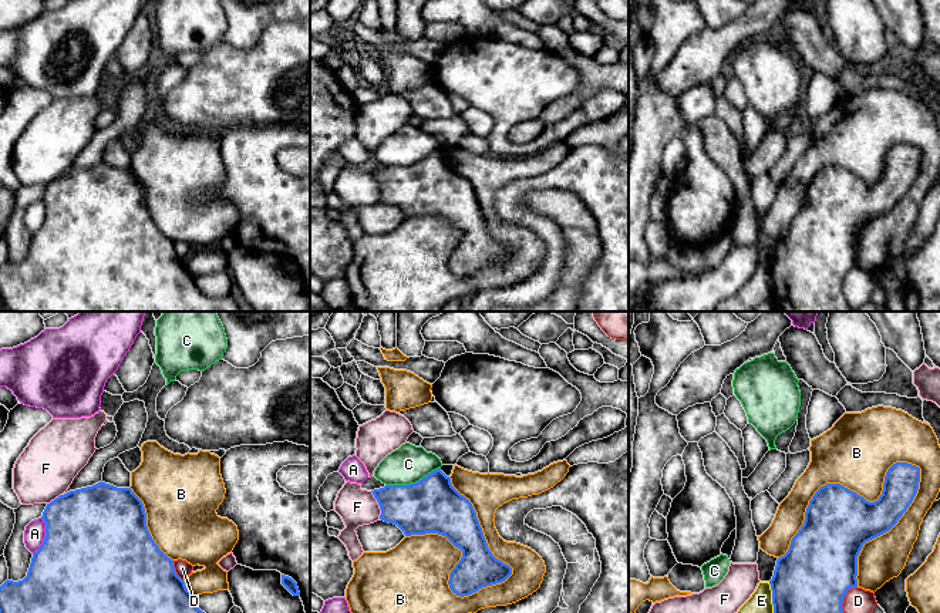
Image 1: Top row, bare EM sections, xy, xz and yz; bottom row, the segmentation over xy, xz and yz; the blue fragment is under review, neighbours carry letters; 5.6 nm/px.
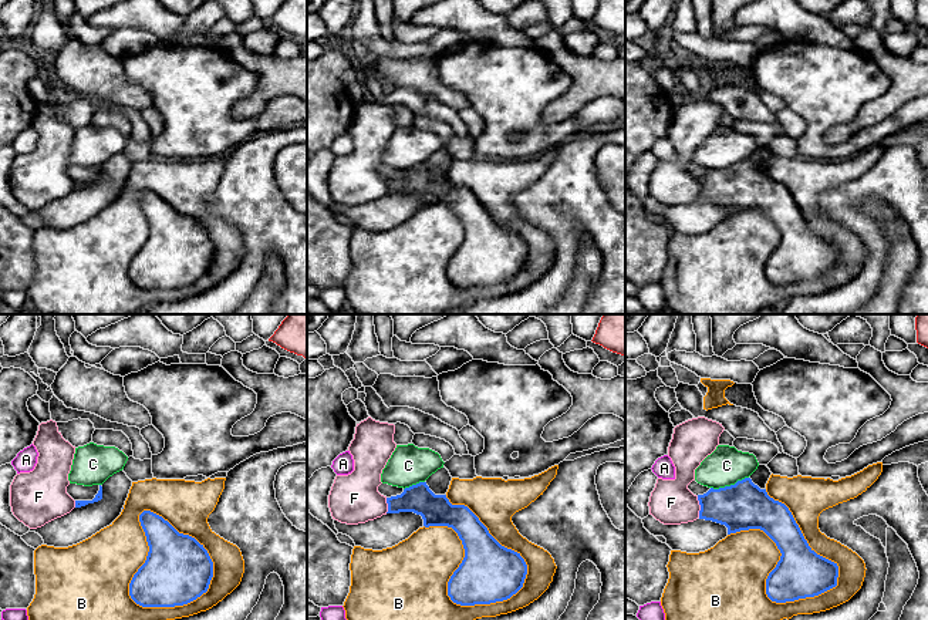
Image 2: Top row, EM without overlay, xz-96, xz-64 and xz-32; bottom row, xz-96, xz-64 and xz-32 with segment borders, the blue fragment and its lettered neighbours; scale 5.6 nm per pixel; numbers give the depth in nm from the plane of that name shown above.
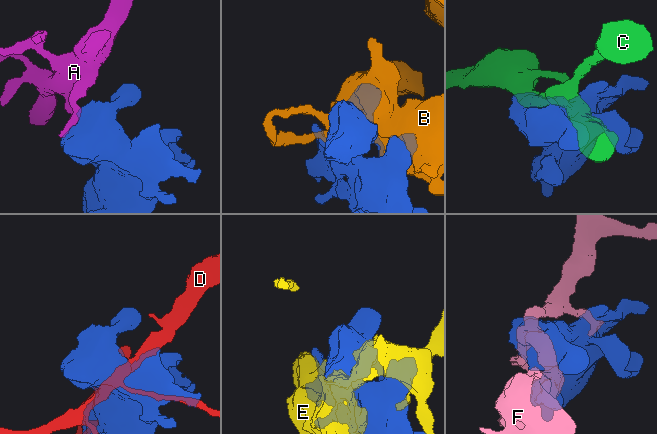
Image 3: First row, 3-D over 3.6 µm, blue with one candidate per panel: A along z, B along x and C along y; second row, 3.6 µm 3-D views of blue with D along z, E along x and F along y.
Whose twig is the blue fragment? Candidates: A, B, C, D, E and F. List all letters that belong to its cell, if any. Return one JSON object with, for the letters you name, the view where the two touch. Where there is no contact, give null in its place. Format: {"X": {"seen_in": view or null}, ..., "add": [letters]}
{"B": {"seen_in": "yz"}, "add": ["B"]}

